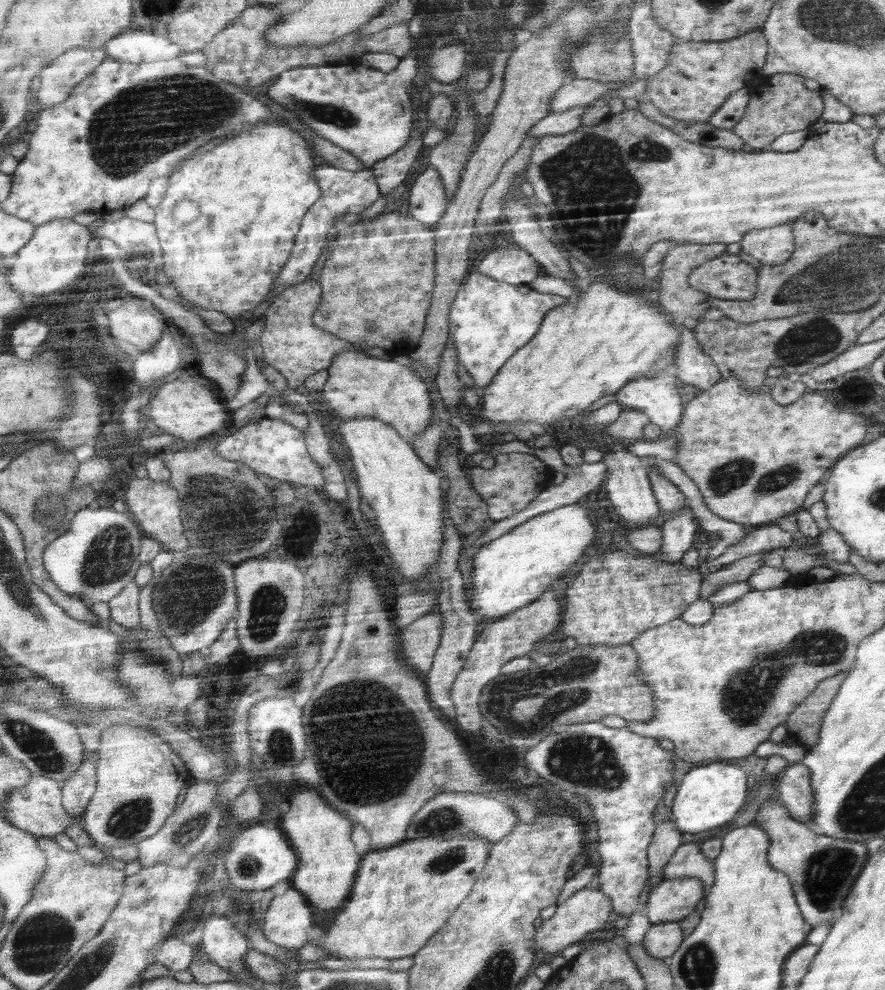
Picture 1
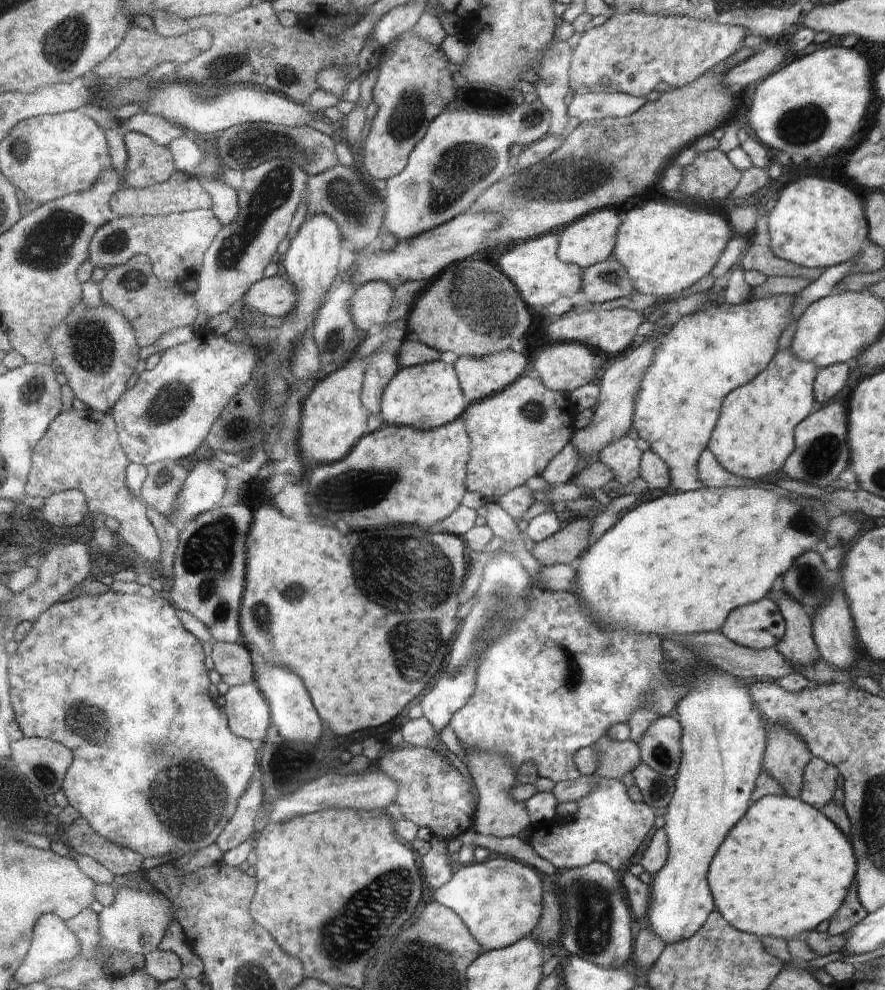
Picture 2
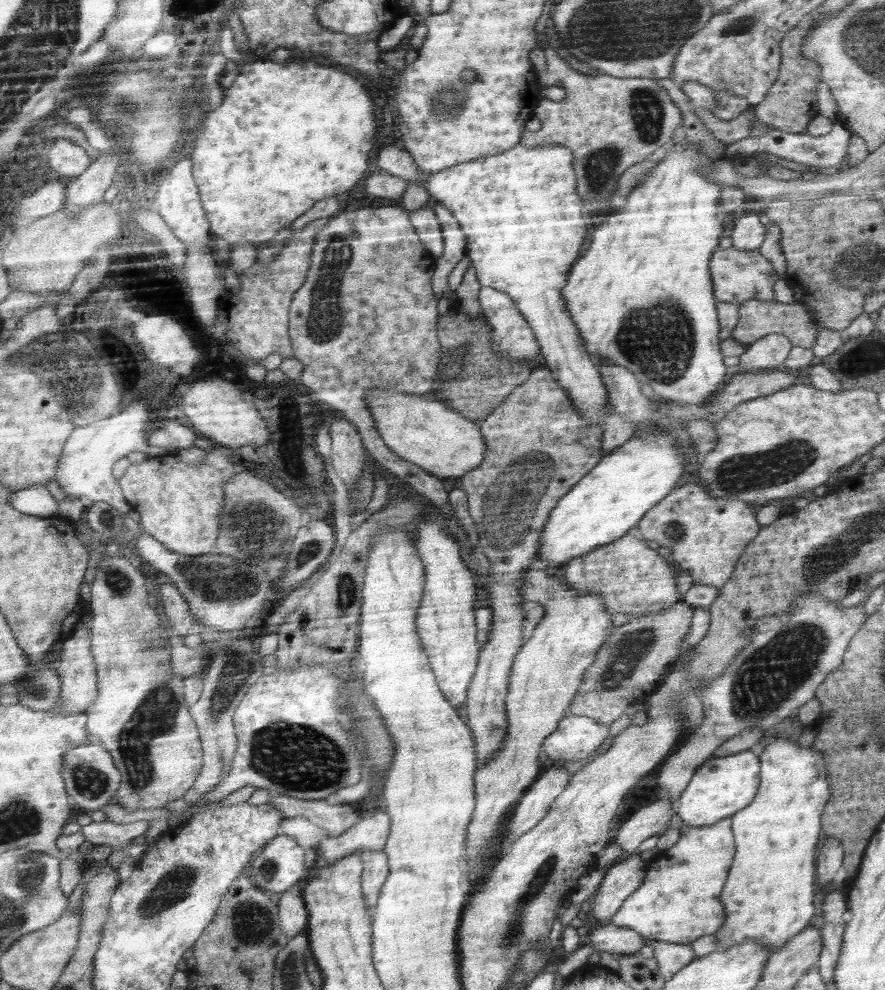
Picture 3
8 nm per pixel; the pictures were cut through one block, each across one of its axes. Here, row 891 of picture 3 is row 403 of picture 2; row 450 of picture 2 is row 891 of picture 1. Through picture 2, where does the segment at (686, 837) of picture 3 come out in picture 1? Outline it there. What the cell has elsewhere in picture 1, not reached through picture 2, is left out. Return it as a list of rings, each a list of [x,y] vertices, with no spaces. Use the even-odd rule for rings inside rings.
[[[673,878],[662,880],[648,893],[648,899],[641,910],[647,916],[652,925],[658,923],[680,922],[684,917],[694,912],[698,902],[703,898],[704,889],[699,878]]]

